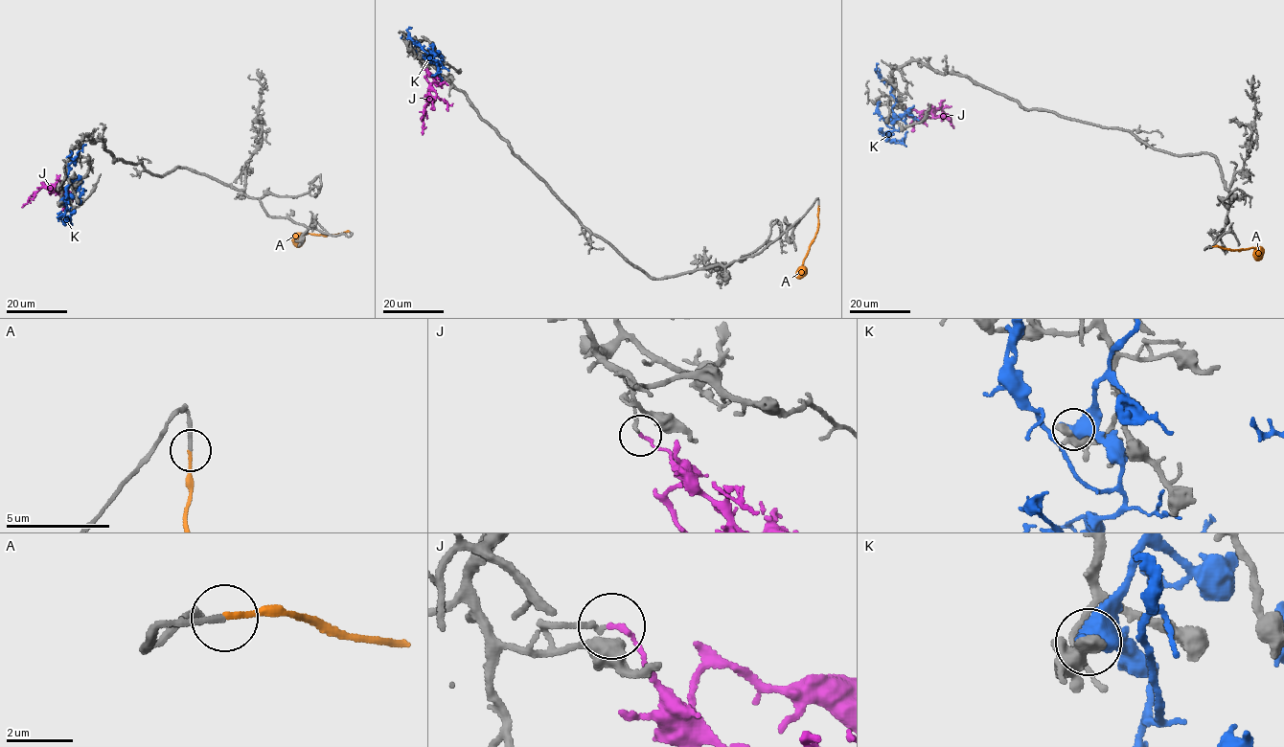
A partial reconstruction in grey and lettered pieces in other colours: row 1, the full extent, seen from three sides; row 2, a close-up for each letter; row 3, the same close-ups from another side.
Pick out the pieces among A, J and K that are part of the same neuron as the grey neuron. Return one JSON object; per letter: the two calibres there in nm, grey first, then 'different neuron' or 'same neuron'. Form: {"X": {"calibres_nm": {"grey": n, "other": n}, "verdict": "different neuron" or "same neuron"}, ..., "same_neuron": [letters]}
{"A": {"calibres_nm": {"grey": 180, "other": 170}, "verdict": "same neuron"}, "J": {"calibres_nm": {"grey": 130, "other": 140}, "verdict": "different neuron"}, "K": {"calibres_nm": {"grey": 400, "other": 700}, "verdict": "different neuron"}, "same_neuron": ["A"]}

